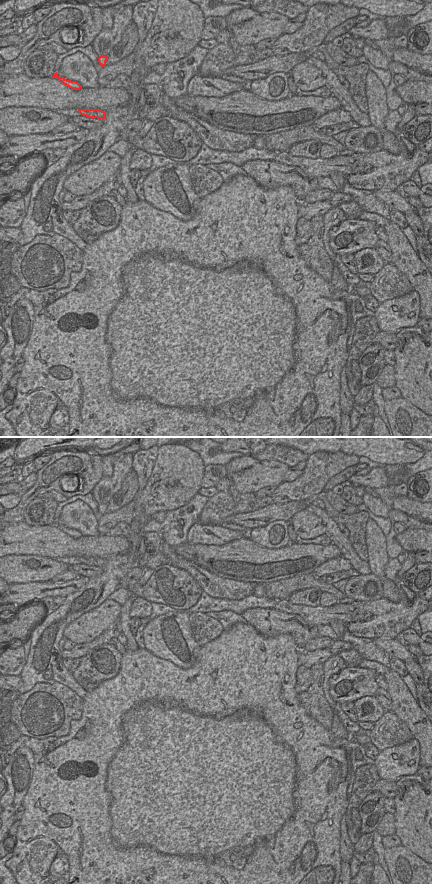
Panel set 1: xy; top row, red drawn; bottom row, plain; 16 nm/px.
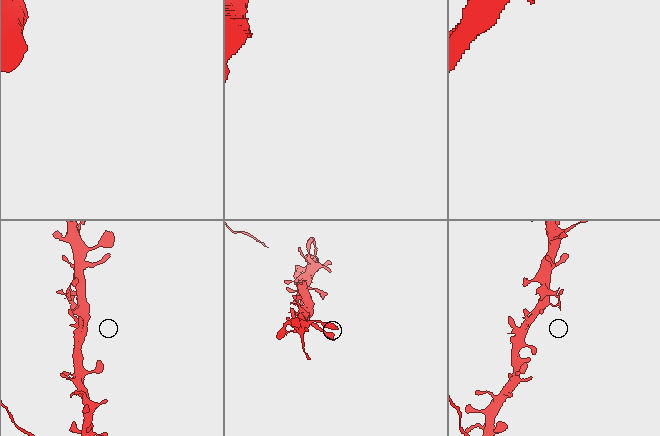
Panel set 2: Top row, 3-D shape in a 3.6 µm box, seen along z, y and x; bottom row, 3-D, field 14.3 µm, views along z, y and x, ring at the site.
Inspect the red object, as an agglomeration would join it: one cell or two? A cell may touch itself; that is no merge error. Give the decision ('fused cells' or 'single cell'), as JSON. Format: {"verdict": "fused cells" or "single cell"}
{"verdict": "fused cells"}

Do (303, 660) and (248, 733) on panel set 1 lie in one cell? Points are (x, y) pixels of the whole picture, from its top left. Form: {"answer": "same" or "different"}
{"answer": "different"}

